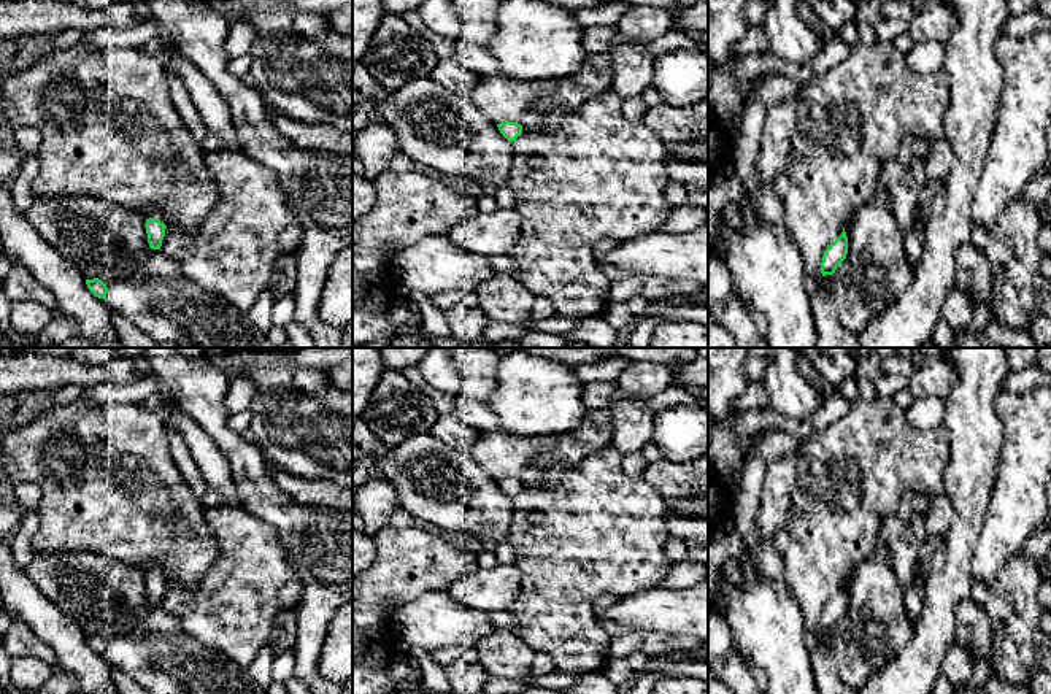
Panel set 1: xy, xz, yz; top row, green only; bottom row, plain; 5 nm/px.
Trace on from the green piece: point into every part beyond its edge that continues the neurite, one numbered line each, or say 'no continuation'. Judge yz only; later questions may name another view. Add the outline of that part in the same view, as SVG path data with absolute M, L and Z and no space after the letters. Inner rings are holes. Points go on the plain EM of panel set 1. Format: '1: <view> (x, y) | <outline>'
no continuation

